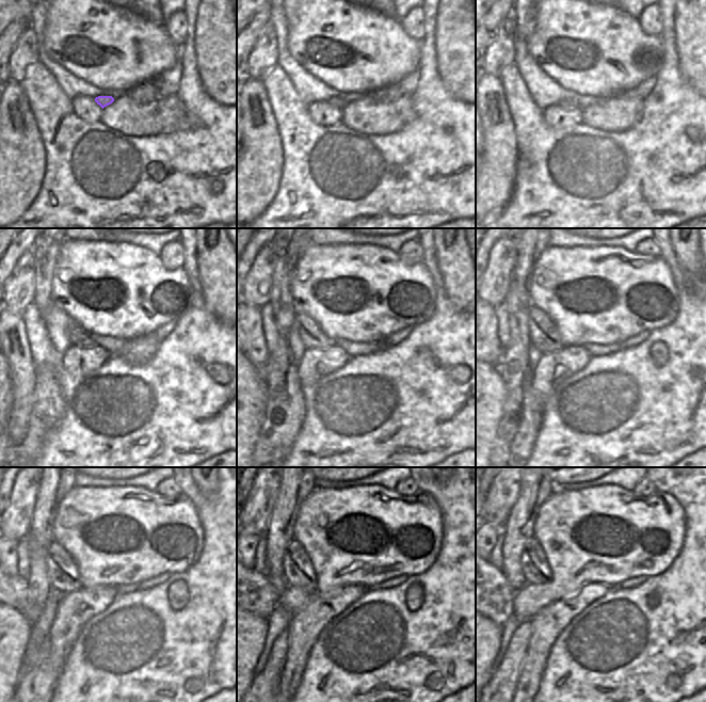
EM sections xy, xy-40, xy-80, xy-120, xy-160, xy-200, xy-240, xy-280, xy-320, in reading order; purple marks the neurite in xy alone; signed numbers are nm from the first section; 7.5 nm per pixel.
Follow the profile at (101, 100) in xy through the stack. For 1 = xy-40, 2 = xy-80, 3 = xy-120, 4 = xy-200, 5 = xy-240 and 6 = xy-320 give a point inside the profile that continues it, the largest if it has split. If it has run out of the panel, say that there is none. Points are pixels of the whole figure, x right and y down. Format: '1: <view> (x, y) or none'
1: xy-40 (338, 102)
2: xy-80 (567, 104)
3: xy-120 (77, 335)
4: xy-200 (543, 334)
5: xy-240 (63, 575)
6: xy-320 (534, 565)

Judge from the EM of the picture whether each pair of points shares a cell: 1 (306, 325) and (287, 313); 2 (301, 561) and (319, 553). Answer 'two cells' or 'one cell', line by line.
1: two cells
2: two cells

